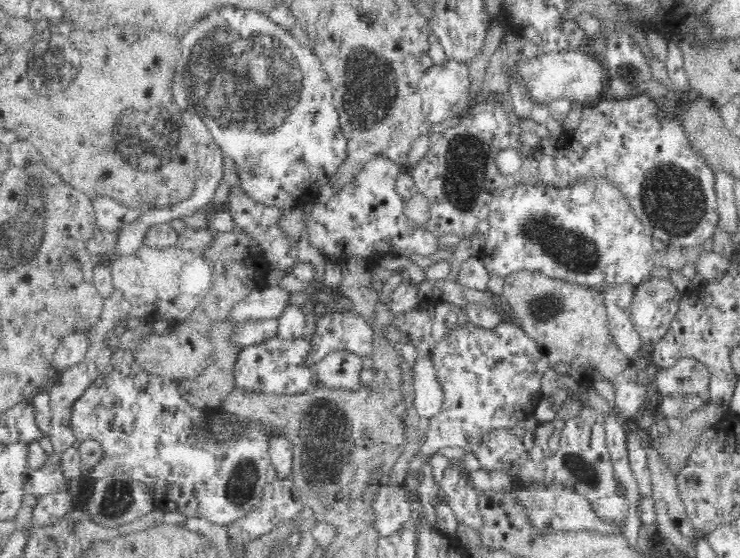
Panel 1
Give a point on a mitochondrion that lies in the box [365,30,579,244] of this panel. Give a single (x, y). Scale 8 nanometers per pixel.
(465, 173)

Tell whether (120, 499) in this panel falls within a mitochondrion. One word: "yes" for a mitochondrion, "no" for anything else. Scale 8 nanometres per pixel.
yes

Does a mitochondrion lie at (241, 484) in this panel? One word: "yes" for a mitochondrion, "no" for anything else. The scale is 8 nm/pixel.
yes

